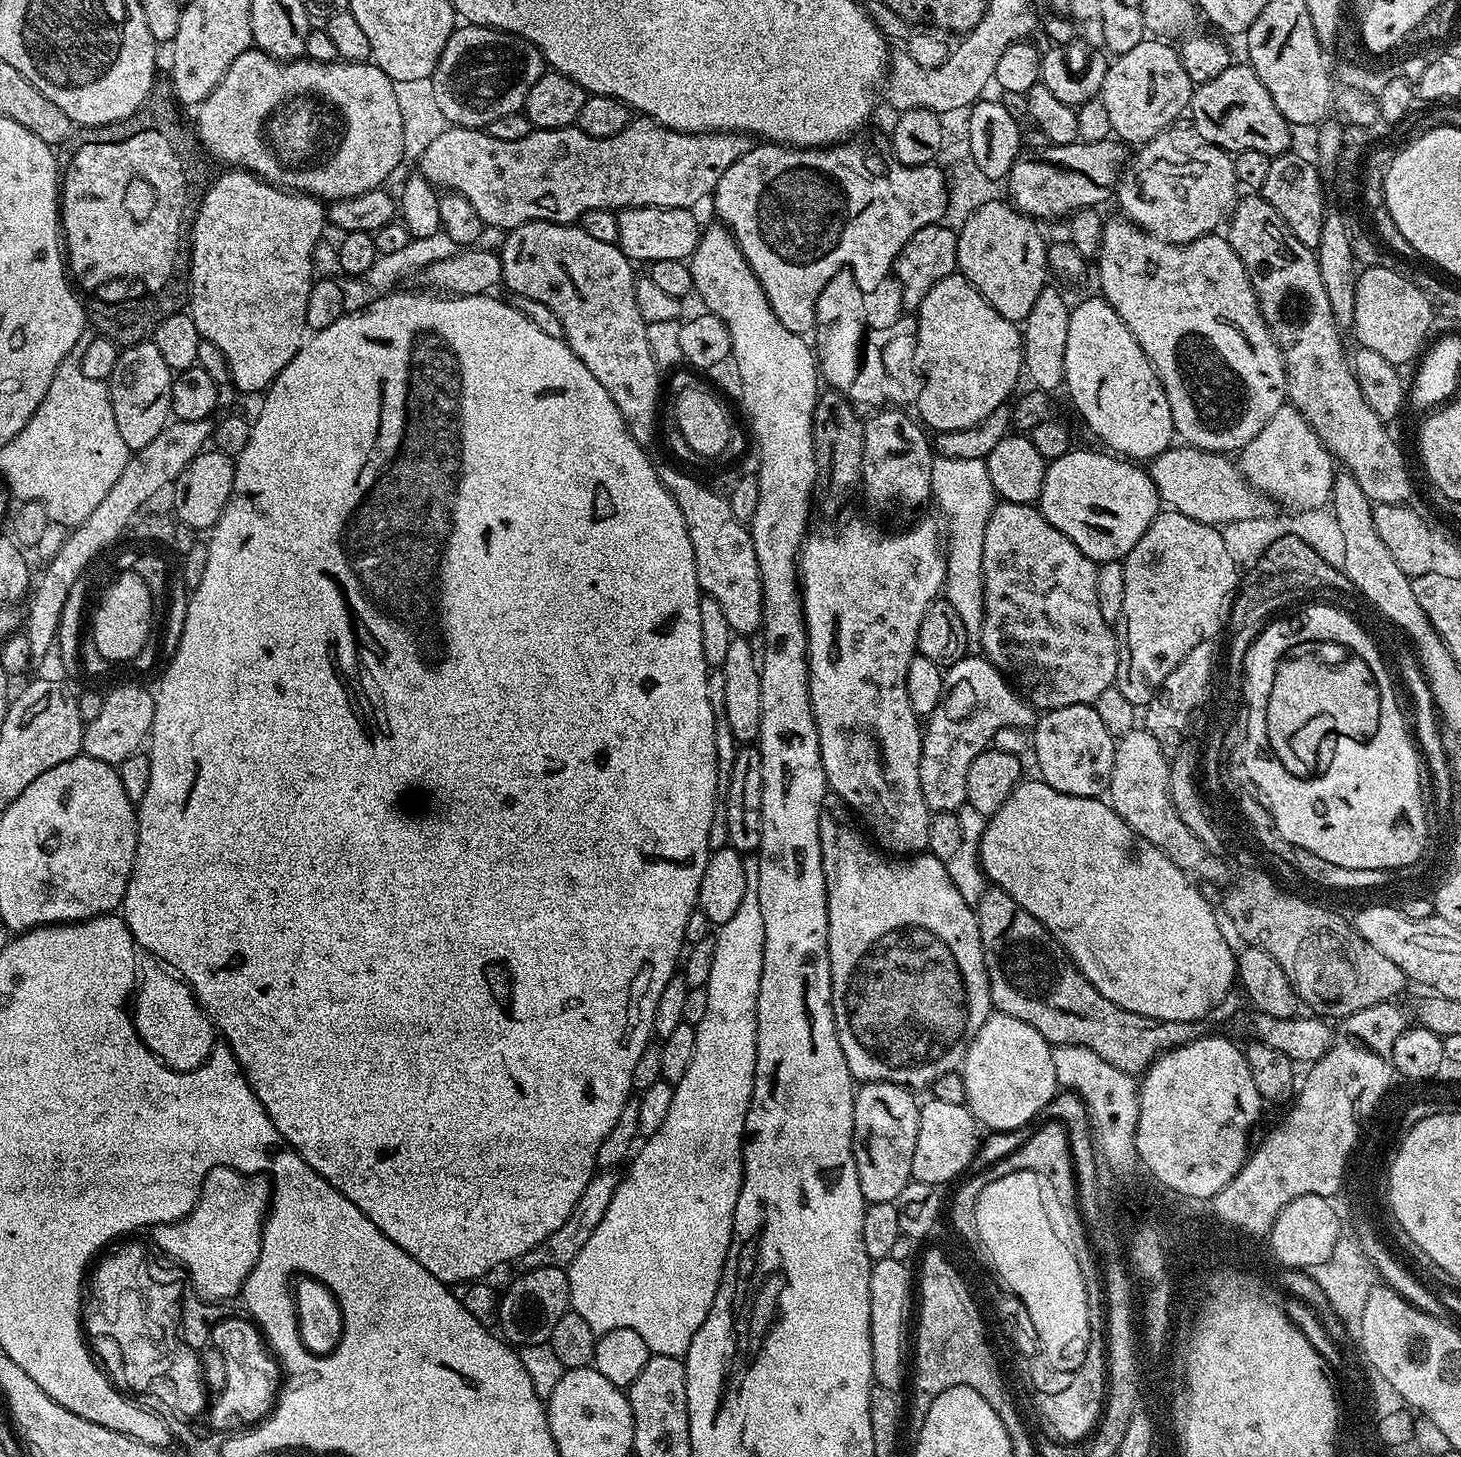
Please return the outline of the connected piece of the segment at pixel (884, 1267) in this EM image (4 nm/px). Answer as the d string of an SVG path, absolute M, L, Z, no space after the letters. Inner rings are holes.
M891 1258L887 1260L875 1261L872 1265L872 1273L870 1274L870 1342L872 1343L872 1379L877 1385L891 1392L899 1393L900 1387L905 1387L906 1384L906 1368L904 1372L904 1343L909 1343L910 1340L910 1320L908 1324L908 1315L913 1315L914 1312L914 1272L908 1269L909 1265L902 1260L893 1260Z

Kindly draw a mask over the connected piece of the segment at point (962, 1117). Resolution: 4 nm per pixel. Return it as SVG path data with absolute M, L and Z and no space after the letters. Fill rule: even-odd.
M928 1098L928 1101L920 1104L918 1142L914 1142L912 1180L945 1186L944 1184L950 1183L955 1176L963 1177L971 1169L981 1139L981 1125L968 1107L964 1104Z

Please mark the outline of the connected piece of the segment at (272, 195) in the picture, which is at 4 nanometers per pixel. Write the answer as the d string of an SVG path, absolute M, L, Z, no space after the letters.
M224 170L220 177L207 185L207 192L202 198L200 208L196 211L196 221L192 224L192 271L190 273L190 315L194 326L198 326L201 340L214 342L222 354L226 354L228 369L232 375L231 387L240 392L263 393L275 380L276 375L289 364L300 352L306 339L306 306L314 283L312 255L316 245L321 243L320 236L326 229L326 208L315 196L305 196L302 192L290 192L283 188L275 188L265 180L257 178L253 173L243 170Z

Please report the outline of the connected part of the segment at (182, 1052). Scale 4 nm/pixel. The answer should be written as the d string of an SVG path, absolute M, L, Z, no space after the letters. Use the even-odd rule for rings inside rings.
M141 951L138 956L138 987L134 992L134 1023L136 1033L141 1042L160 1059L160 1063L175 1072L189 1072L208 1061L212 1053L213 1044L217 1043L218 1036L214 1025L200 1003L196 1000L191 988L184 983L179 975L173 974L161 961L155 959L151 952Z

